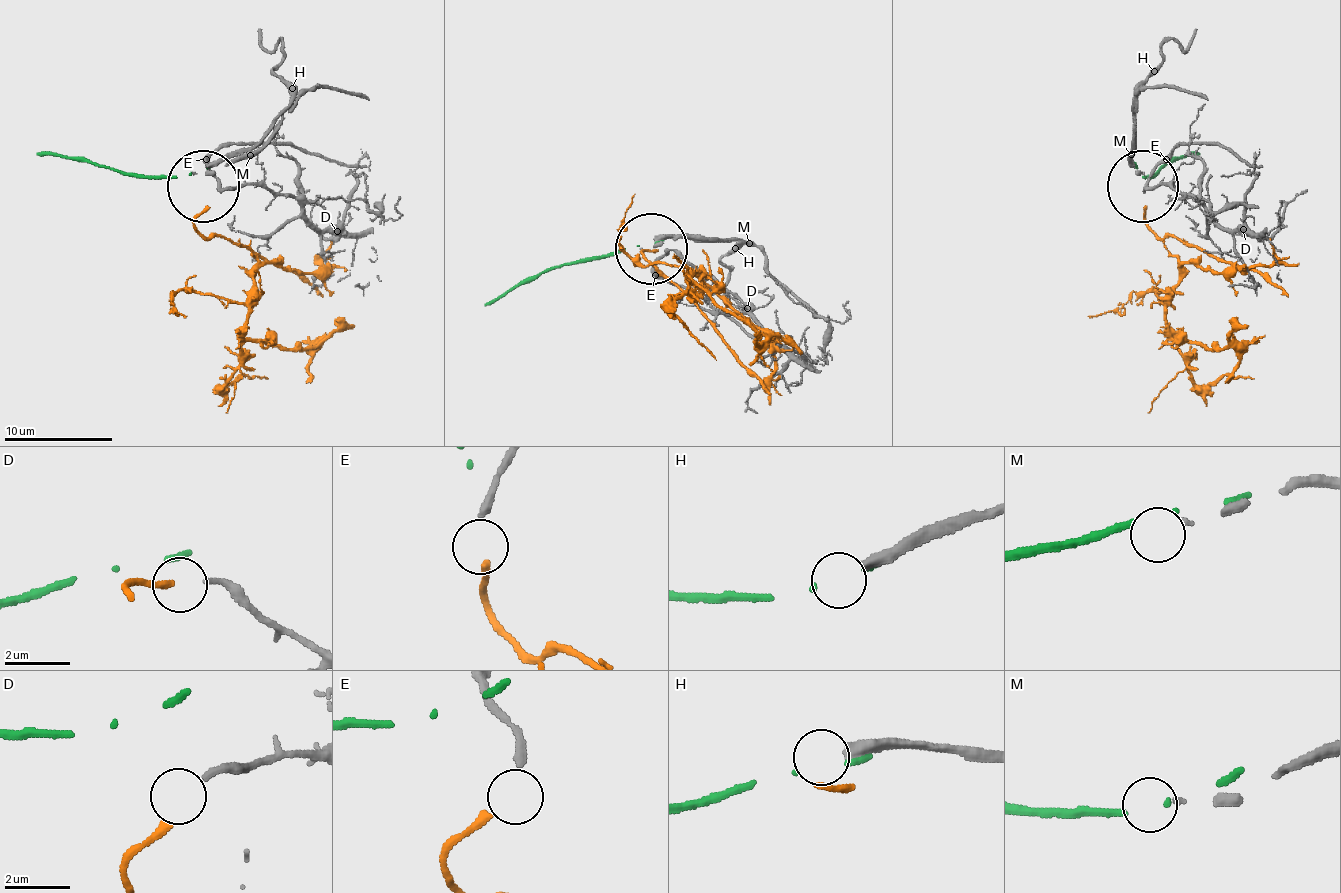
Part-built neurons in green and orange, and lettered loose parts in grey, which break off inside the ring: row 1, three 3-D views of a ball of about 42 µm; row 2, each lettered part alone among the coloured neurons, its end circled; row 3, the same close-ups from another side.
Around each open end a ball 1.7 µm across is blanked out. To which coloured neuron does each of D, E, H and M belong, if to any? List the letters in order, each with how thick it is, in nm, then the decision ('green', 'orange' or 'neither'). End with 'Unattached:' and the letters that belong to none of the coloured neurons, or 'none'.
D: calibre 190 nm; neither
E: calibre 280 nm; neither
H: calibre 380 nm; neither
M: calibre 100 nm; neither
Unattached: D, E, H, M

